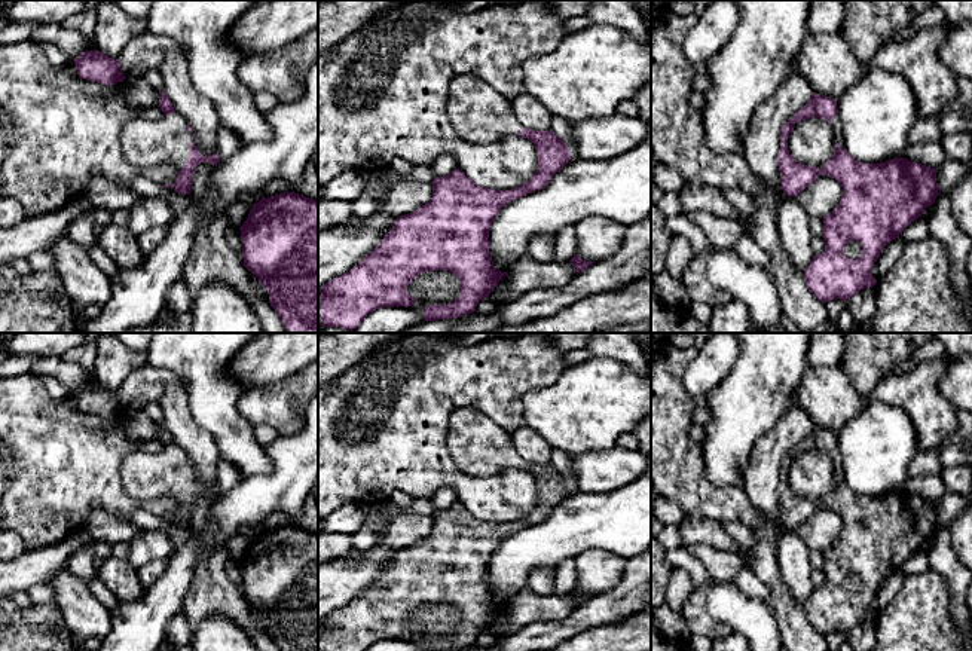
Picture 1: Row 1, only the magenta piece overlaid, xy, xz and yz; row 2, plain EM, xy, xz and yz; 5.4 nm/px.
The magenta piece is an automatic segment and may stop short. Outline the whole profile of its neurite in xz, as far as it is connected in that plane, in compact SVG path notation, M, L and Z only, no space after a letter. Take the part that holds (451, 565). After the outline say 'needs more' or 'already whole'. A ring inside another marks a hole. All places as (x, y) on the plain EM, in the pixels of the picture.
M462 407L450 416L447 449L458 470L465 474L489 476L513 467L534 476L537 504L523 519L510 523L479 520L459 501L444 510L434 510L432 531L410 547L397 550L382 575L345 608L336 609L321 621L318 651L366 651L379 641L412 639L415 632L407 618L419 606L449 603L461 614L461 627L447 638L425 639L425 651L459 651L476 644L508 605L496 603L489 584L489 563L498 544L514 532L545 520L572 490L563 473L551 464L523 461L513 446L510 433L486 415Z | needs more

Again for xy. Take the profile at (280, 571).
M294 525L262 529L239 563L244 599L268 621L278 650L318 651L318 534Z | already whole

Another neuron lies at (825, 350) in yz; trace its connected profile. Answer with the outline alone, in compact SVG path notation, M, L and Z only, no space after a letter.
M813 333L809 340L806 367L840 366L844 355L844 333Z

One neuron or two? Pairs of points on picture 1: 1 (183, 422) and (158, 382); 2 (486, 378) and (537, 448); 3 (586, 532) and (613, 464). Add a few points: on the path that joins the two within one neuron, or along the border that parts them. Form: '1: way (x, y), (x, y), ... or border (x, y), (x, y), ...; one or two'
1: way (176, 412), (174, 400), (168, 393); one
2: border (525, 425), (512, 434); two
3: border (635, 479), (605, 492), (575, 491); two

